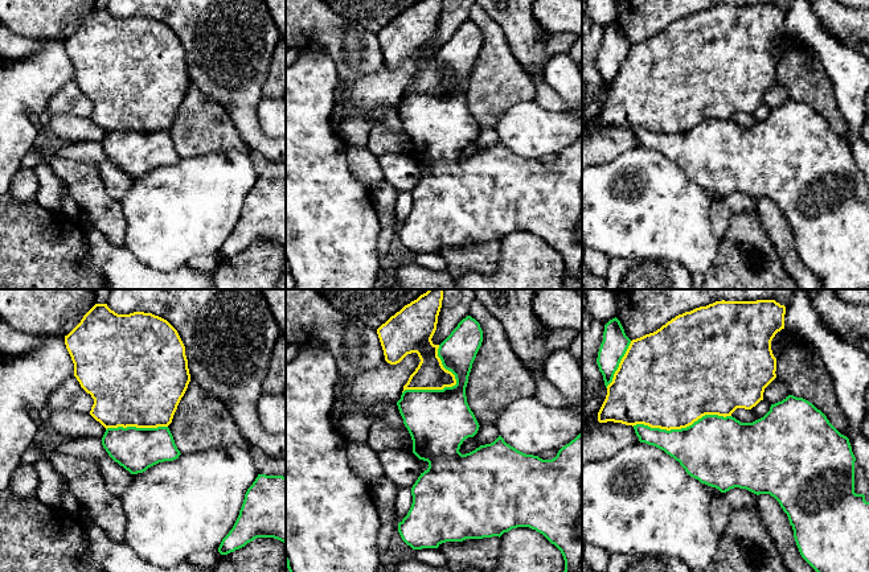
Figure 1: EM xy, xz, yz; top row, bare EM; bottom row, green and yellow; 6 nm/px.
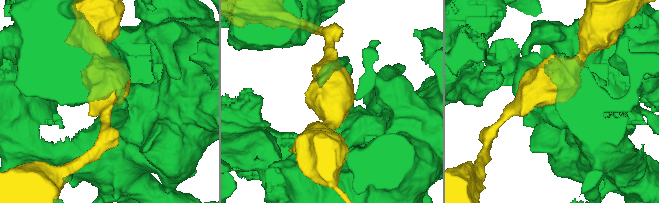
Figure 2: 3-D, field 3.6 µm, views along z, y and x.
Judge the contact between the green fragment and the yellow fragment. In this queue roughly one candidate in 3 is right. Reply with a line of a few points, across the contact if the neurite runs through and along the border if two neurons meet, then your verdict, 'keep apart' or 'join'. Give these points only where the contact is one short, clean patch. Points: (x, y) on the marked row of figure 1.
keep apart

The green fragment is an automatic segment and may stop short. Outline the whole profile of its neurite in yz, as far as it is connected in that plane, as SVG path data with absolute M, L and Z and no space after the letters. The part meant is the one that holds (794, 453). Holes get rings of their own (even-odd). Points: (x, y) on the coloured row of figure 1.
M788 395L782 402L771 404L770 411L761 419L753 423L741 423L733 416L718 416L718 415L705 415L692 425L681 429L660 429L651 428L644 424L634 425L635 433L640 443L653 445L667 454L673 457L685 472L698 480L701 483L718 489L721 493L726 493L730 489L739 487L746 489L757 495L770 494L774 497L783 511L787 514L790 524L794 530L794 538L802 557L816 571L816 572L869 572L869 486L868 478L862 468L856 461L852 452L849 439L841 435L827 419L827 416L817 410L812 403L803 398L796 398Z

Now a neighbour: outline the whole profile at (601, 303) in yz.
M585 289L590 314L606 325L618 314L615 292L612 289Z

